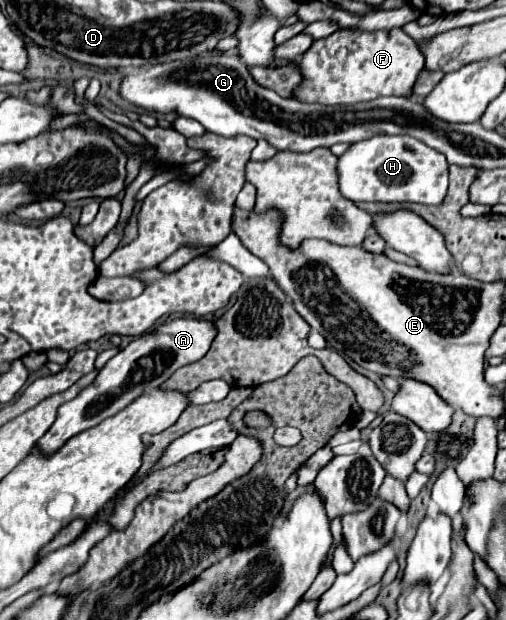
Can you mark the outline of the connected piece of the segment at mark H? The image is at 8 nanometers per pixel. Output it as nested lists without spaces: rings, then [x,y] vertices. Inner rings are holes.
[[[377,134],[375,138],[365,138],[353,142],[339,158],[337,158],[337,172],[339,172],[339,190],[345,198],[353,202],[415,202],[415,204],[429,204],[437,206],[443,202],[447,194],[447,160],[441,152],[425,146],[413,136],[391,136],[391,134]]]

